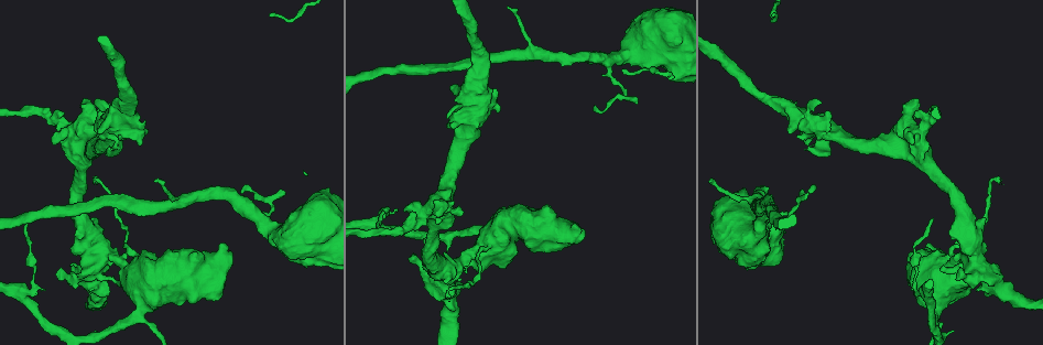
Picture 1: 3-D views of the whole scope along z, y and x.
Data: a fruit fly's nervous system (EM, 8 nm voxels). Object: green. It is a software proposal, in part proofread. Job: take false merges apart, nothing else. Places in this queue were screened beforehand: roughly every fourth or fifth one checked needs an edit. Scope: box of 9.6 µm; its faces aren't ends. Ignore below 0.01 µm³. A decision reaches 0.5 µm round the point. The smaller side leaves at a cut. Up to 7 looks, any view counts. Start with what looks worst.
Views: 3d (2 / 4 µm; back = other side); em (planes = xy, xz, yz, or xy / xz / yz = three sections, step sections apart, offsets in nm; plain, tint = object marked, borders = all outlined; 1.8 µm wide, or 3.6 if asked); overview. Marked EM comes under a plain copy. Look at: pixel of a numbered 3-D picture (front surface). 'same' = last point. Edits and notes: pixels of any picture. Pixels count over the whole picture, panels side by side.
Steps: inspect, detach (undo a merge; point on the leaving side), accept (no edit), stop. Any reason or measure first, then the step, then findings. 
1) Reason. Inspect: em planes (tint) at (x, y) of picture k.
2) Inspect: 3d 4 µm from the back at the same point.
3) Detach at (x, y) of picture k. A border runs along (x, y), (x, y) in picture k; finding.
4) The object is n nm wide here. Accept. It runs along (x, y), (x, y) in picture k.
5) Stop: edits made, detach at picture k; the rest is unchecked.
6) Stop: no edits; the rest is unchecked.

Thick turns thin. Inspect: 3d 2 µm at (93, 116) of picture 1.

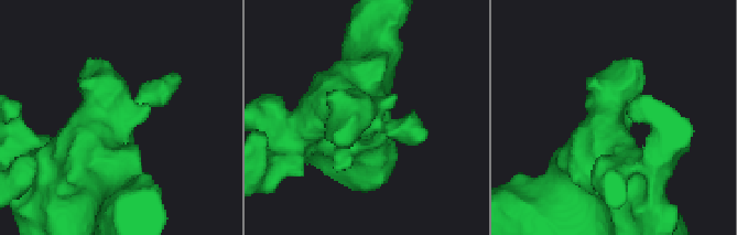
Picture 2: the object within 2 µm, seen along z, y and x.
Inspect: em planes (borders) at (616, 106) of picture 2.

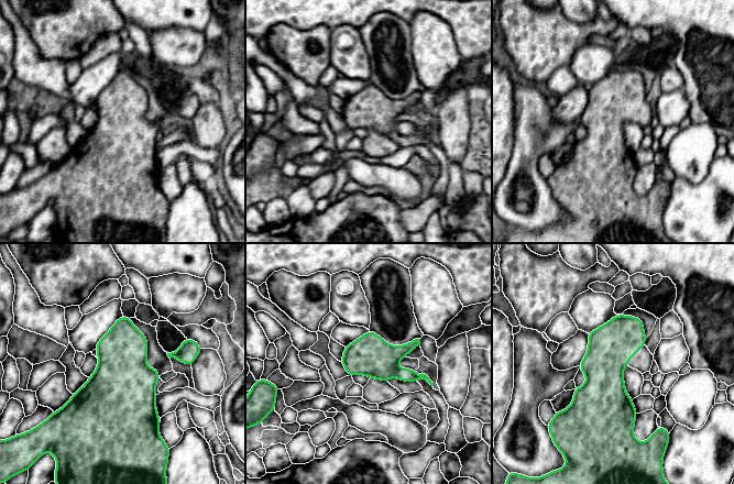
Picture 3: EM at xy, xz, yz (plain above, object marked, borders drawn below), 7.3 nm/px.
The object is 300 nm wide here. Accept. Continuous, no second cell.

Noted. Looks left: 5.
Three-way junction. Inspect: em planes (borders) at (132, 319) of picture 1.

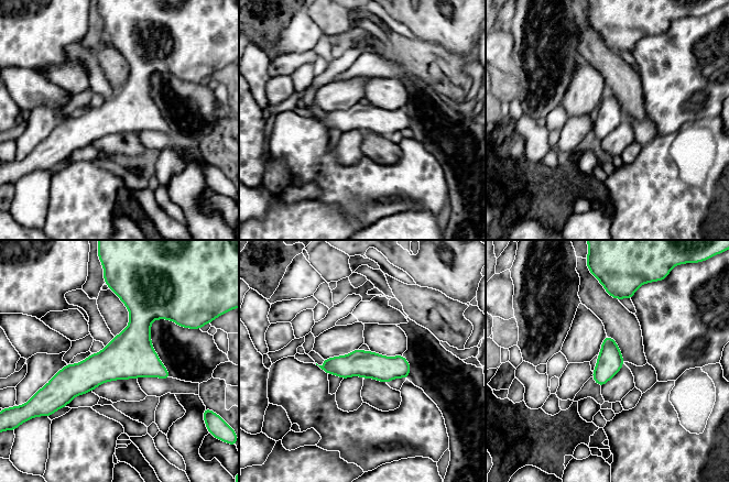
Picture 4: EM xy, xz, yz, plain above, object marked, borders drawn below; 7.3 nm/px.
The object is 190 nm wide here. Accept. One cell here.

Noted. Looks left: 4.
Thick turns thin. Inspect: em xy step 8 (tint) at (82, 271) of picture 1.

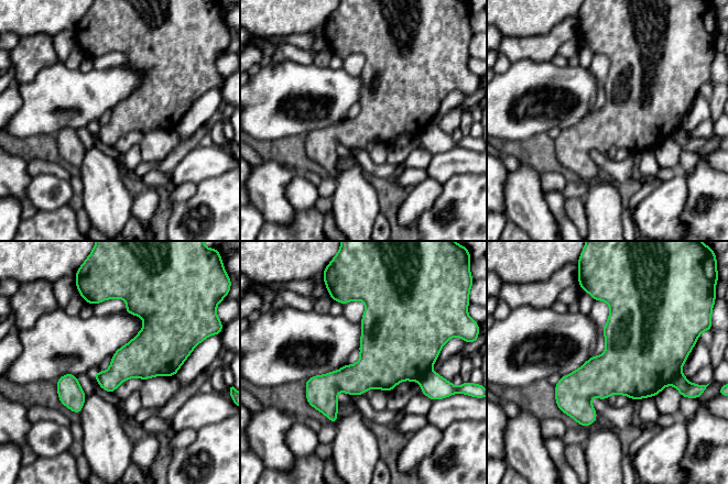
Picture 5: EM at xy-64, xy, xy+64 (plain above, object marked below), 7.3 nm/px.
Detach at (650, 354) of picture 5. A border runs along (681, 372), (669, 383) in picture 5; a second cell is stuck on.

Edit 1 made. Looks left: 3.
Stop: edits made, detach at picture 5; the rest is unchecked.

